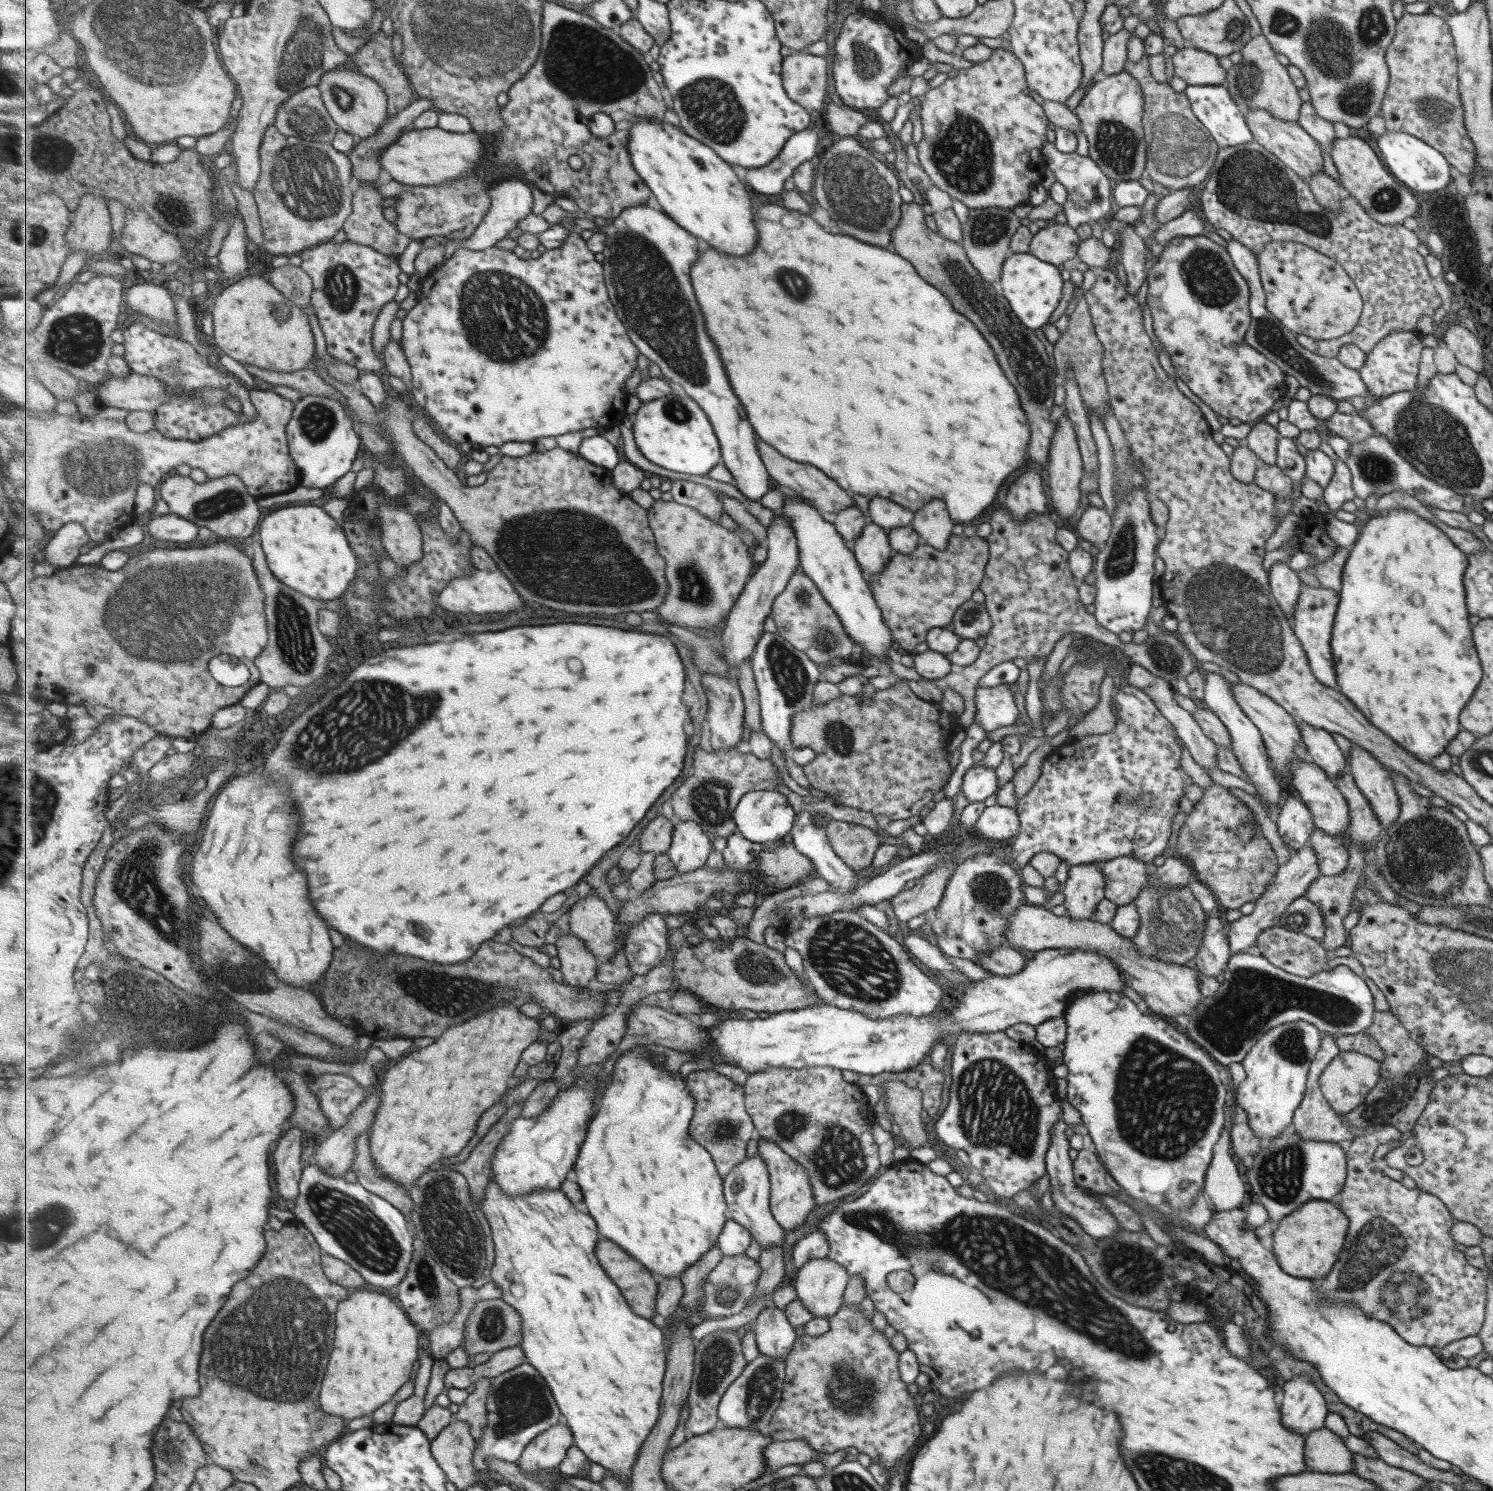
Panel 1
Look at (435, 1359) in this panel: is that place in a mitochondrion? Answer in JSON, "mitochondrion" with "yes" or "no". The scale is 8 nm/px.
{"mitochondrion":"no"}

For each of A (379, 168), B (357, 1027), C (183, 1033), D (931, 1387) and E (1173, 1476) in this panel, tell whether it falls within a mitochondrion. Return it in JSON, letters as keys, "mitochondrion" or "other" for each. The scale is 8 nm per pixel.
{"A":"other","B":"other","C":"mitochondrion","D":"other","E":"mitochondrion"}

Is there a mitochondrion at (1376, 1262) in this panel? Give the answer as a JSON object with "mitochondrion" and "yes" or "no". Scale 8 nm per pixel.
{"mitochondrion":"yes"}

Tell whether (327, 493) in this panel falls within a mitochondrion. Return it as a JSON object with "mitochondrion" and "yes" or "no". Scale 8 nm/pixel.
{"mitochondrion":"no"}

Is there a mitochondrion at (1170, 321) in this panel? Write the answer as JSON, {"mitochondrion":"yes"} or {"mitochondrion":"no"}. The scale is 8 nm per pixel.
{"mitochondrion":"no"}

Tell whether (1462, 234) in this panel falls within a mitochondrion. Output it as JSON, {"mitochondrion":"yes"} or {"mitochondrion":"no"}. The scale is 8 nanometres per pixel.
{"mitochondrion":"no"}

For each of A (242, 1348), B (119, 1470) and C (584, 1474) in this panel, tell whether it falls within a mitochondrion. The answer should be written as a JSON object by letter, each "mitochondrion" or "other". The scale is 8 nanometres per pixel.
{"A":"mitochondrion","B":"other","C":"other"}

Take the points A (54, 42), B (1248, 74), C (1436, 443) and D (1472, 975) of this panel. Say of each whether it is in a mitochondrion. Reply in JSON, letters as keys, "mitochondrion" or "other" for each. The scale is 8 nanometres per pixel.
{"A":"other","B":"mitochondrion","C":"mitochondrion","D":"mitochondrion"}

